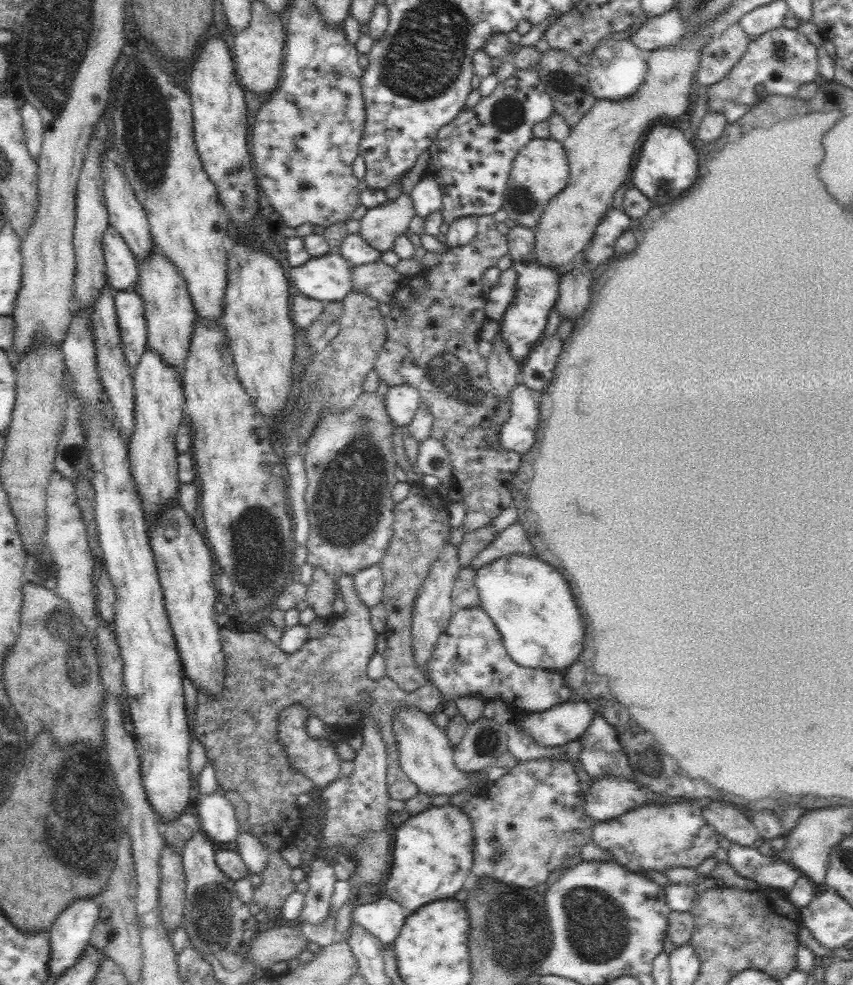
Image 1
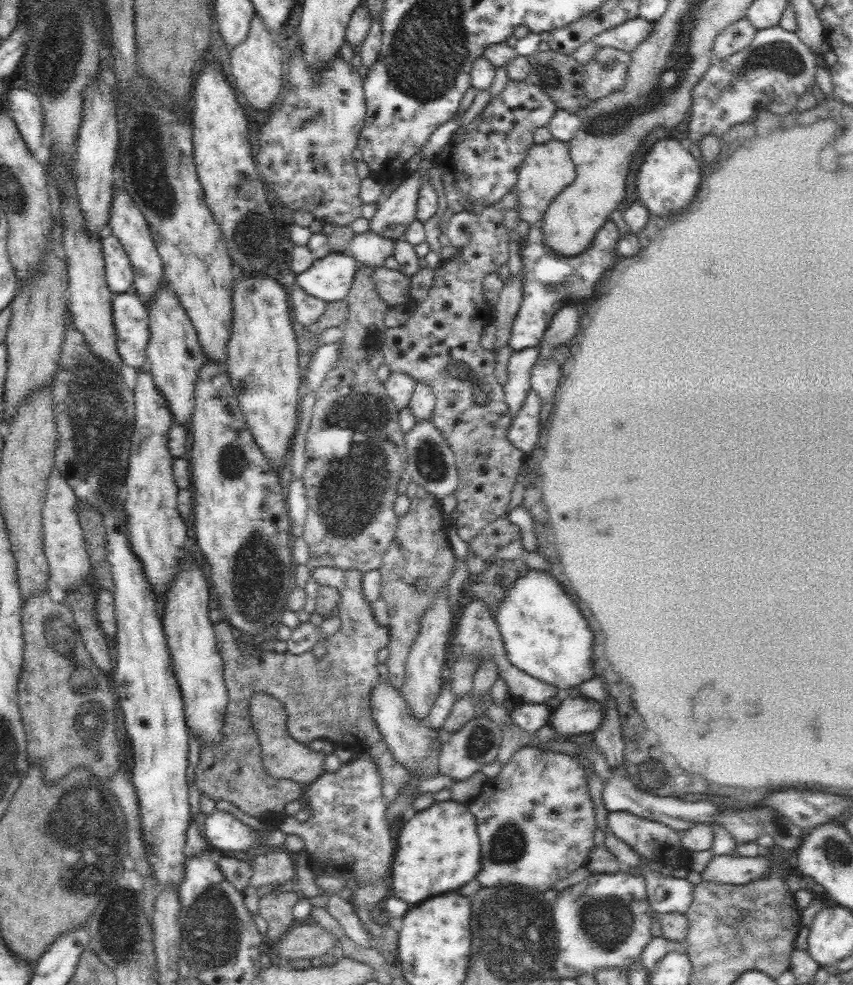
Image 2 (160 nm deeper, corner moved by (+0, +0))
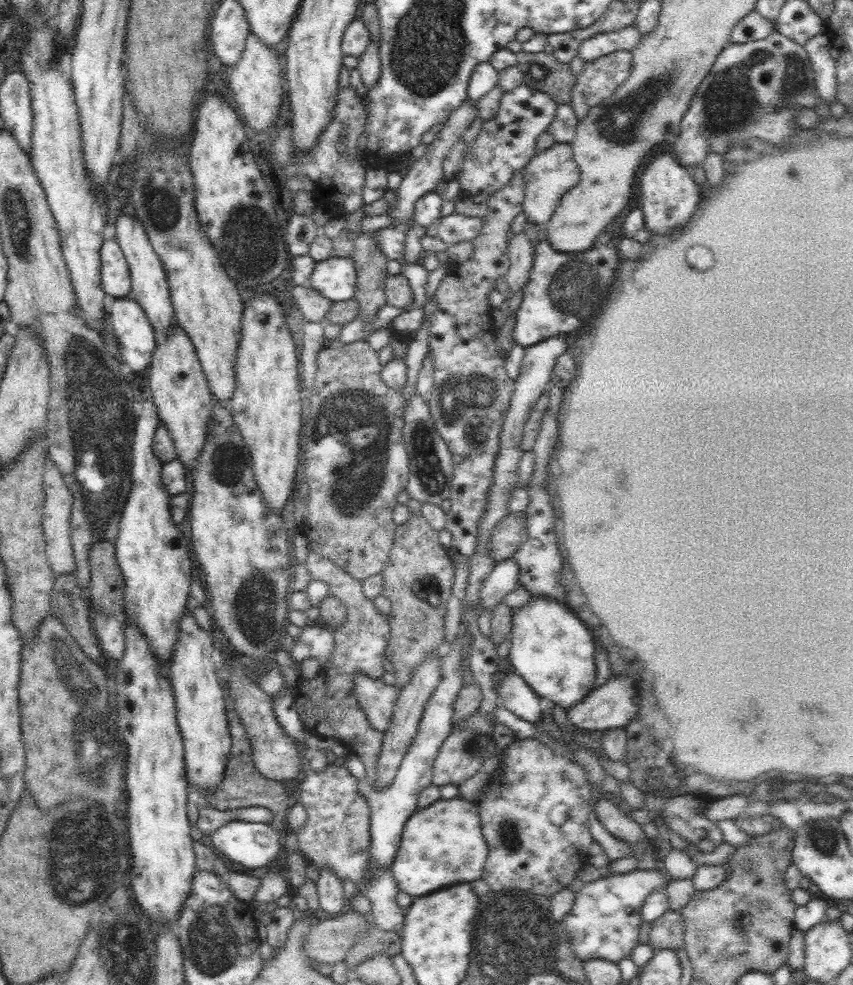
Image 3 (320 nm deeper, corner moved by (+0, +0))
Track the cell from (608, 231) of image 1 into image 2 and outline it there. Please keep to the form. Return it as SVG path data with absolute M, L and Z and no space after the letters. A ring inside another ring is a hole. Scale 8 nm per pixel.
M609 218L596 233L592 244L579 255L564 256L555 253L546 243L539 224L531 224L528 238L519 241L520 256L523 263L523 299L508 339L509 346L514 350L536 346L542 340L554 315L560 307L567 304L580 304L596 293L596 284L602 274L612 268L620 259L617 242L621 232Z

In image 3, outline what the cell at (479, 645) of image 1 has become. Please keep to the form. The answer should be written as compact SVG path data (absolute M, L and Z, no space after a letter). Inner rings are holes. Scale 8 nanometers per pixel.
M513 558L496 563L486 581L482 583L479 610L494 609L516 588L518 582L519 566Z

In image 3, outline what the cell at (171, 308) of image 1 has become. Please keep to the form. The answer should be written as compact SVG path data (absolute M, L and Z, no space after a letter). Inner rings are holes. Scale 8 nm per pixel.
M178 322L169 333L157 335L149 368L149 382L158 416L174 441L177 458L187 472L193 472L197 458L206 442L207 430L215 400L209 389L194 345Z

